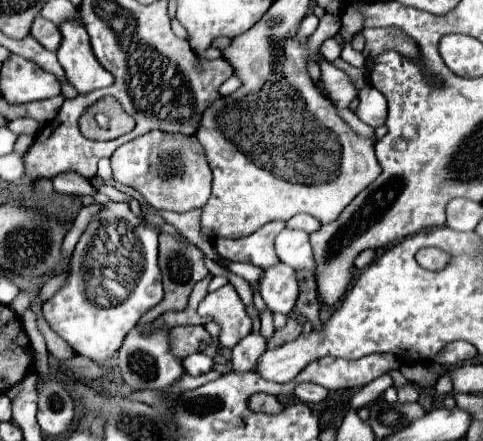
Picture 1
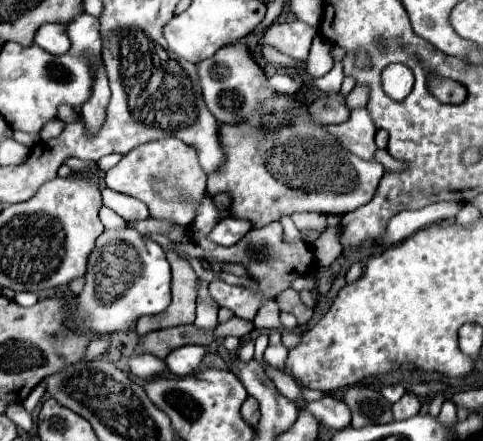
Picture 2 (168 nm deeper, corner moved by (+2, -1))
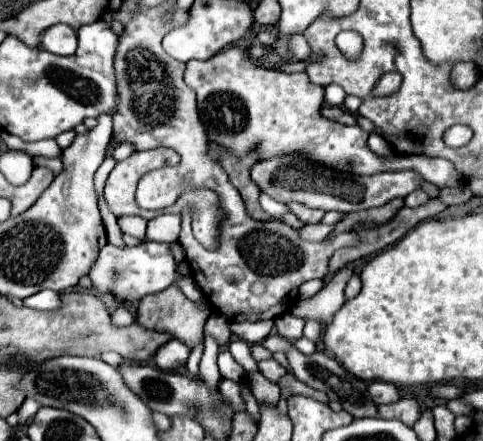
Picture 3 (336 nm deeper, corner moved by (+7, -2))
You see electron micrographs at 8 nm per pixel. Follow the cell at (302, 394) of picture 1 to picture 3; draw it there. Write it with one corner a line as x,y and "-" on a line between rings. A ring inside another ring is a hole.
273,358
261,360
261,362
259,362
259,372
261,372
267,380
271,380
273,384
277,384
277,382
285,376
285,368
283,368
279,362
275,362

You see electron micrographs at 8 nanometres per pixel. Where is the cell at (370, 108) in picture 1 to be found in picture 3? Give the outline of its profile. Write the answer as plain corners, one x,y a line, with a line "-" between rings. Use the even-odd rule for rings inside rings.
227,48
209,60
189,60
185,64
185,82
197,94
197,108
201,122
209,134
211,142
217,142
229,148
235,156
245,156
251,150
259,150
261,158
271,158
273,154
291,154
301,152
309,154
313,160
323,162
325,166
351,172
351,174
377,174
385,170
415,170
421,174
423,180
443,188
443,186
461,186
461,178
453,168
453,162
445,158
429,158
429,156
377,156
367,146
367,132
359,126
345,126
333,120
327,120
319,114
324,103
324,90
322,86
311,84
305,72
297,74
279,74
277,70
261,68
245,50
241,48

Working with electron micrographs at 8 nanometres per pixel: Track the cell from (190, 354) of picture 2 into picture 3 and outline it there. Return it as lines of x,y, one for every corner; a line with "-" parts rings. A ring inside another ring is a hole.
169,340
167,344
163,344
163,346
155,352
153,360
155,360
157,368
161,368
161,370
165,370
165,372
173,372
173,370
185,366
185,362
187,362
187,358
189,358
189,352
191,352
191,348
185,346
183,342
179,342
179,340

